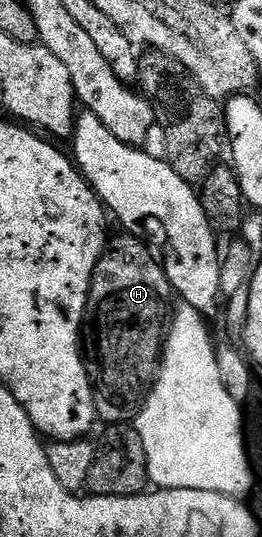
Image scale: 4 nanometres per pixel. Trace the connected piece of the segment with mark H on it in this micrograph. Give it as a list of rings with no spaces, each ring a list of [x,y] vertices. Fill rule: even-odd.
[[[122,233],[126,235],[118,235],[107,242],[106,247],[102,250],[100,261],[94,270],[94,276],[90,282],[90,296],[86,302],[86,318],[84,320],[84,358],[87,362],[86,371],[90,374],[90,381],[94,385],[97,395],[96,411],[99,416],[102,415],[107,419],[110,425],[126,425],[137,420],[138,415],[142,412],[142,408],[146,406],[147,399],[150,398],[150,392],[153,391],[155,383],[158,382],[158,372],[162,369],[162,356],[166,340],[168,338],[168,320],[171,318],[172,312],[176,307],[176,296],[174,288],[171,287],[168,277],[166,276],[166,268],[160,262],[157,254],[153,255],[140,240],[134,236],[134,233]]]

